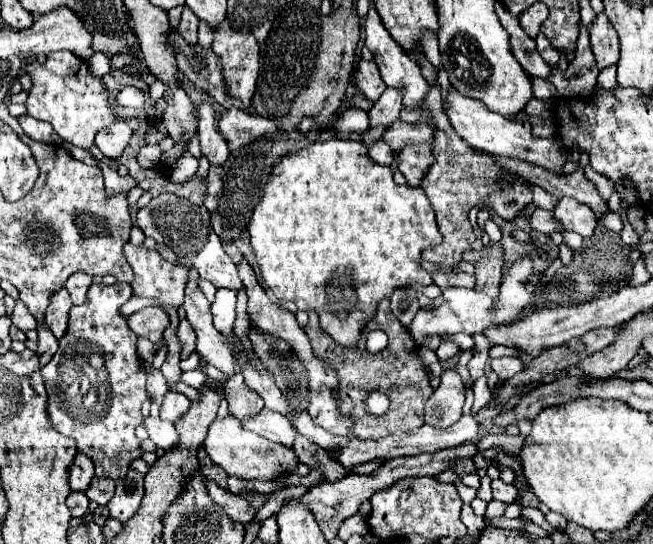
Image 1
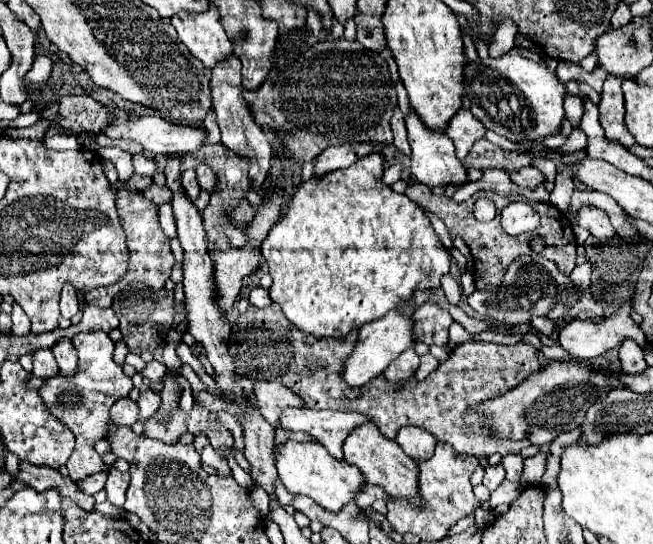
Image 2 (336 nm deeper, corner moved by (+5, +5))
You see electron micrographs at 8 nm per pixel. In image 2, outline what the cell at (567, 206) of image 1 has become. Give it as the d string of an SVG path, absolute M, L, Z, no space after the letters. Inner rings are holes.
M586 205L578 211L578 225L588 229L600 243L608 243L616 235L612 223L608 221L608 215L592 205Z

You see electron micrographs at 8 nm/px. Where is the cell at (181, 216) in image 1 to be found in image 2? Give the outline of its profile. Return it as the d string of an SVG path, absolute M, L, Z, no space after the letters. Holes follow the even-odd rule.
M254 287L254 289L250 291L248 299L250 299L250 303L252 303L254 307L268 307L268 305L272 303L272 299L270 299L268 291L266 291L266 289L262 289L262 287Z

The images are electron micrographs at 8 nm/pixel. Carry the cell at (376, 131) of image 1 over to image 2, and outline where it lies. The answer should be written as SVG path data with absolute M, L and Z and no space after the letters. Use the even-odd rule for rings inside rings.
M352 143L352 145L328 147L318 155L314 175L324 175L334 169L344 169L344 167L352 165L356 159L360 159L372 151L374 151L374 143Z

